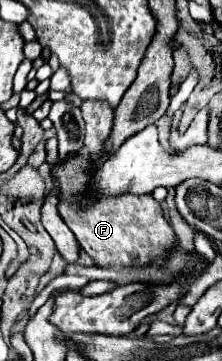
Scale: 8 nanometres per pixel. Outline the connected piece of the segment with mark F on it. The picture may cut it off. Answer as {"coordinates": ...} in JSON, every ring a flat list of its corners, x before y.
{"coordinates":[[81,148,77,154,69,154,69,158,59,158,59,162,51,166,51,178,59,190,59,214,61,214,63,222,75,234,79,246,99,266,141,266,141,264,149,264,149,262,165,256,167,250,173,248,175,234,173,234,169,222,163,218,159,202,151,194,141,194,141,196,119,194,119,196,103,196,103,198,93,196,91,184,93,184,93,176,97,170,99,170,99,166,95,164,95,158,85,148]]}

